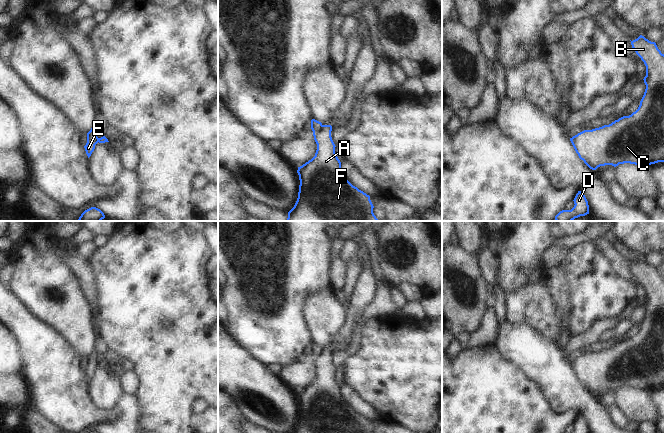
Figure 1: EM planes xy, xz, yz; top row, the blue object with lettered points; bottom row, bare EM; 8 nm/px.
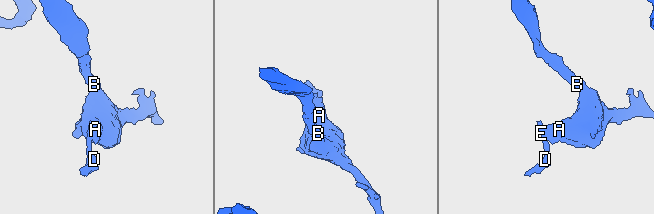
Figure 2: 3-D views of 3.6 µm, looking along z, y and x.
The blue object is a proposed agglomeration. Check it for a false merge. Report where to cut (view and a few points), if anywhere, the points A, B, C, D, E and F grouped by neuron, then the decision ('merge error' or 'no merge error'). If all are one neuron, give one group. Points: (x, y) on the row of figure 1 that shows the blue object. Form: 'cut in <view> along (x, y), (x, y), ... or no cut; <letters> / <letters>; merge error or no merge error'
cut in xz along (323, 125), (318, 130), (313, 131); A B C F / D E; merge error

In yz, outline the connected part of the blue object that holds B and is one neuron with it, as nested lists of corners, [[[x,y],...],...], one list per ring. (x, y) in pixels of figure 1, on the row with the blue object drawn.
[[[642,35],[631,41],[631,45],[646,66],[646,76],[643,79],[646,89],[638,109],[609,125],[584,130],[570,138],[579,158],[592,170],[605,165],[616,167],[630,163],[649,166],[664,162],[664,54],[655,42]]]

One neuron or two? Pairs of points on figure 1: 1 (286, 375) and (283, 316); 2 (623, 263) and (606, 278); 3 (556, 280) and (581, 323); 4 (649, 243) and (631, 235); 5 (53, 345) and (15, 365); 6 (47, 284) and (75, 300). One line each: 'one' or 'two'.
1: two
2: two
3: two
4: one
5: two
6: one

